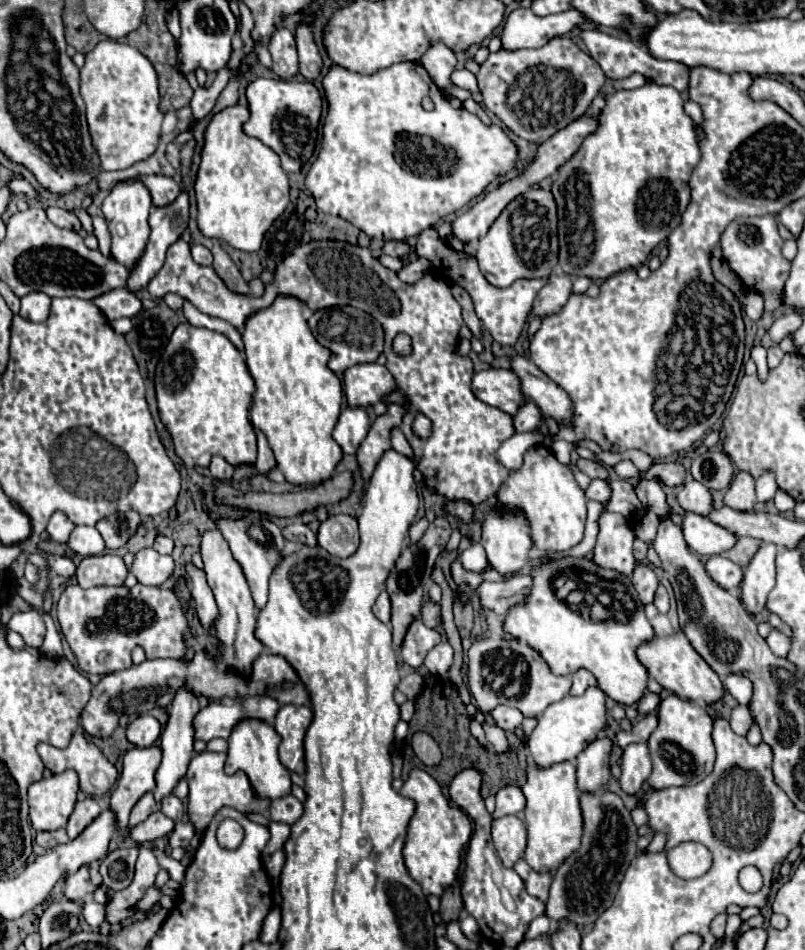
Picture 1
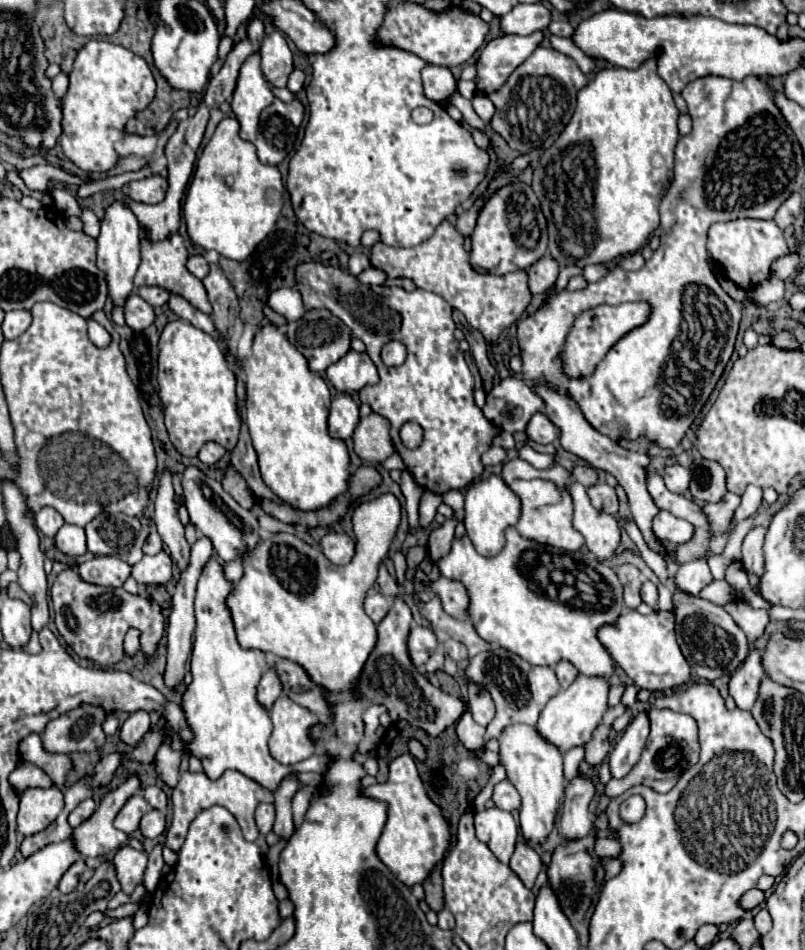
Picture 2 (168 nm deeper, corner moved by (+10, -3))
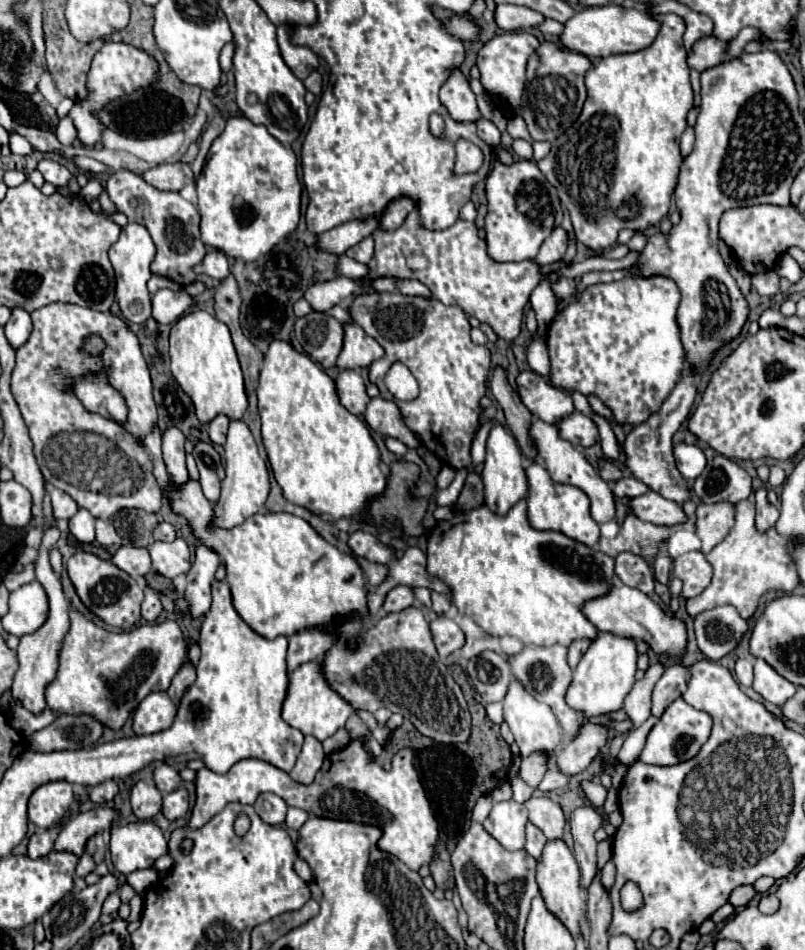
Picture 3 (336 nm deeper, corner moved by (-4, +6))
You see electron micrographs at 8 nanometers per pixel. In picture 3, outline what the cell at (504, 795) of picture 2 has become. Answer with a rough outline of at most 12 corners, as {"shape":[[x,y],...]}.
{"shape":[[542,755],[522,759],[520,779],[536,789],[548,771]]}

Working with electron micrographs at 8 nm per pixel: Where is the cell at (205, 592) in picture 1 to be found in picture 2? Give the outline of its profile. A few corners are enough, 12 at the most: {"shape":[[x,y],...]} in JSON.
{"shape":[[172,474],[158,480],[154,524],[178,568],[188,566],[190,544],[178,518]]}

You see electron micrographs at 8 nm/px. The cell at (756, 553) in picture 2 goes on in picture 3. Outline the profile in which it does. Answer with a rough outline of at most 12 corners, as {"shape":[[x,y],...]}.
{"shape":[[766,489],[756,491],[756,529],[766,533],[778,521],[778,509],[766,503]]}

